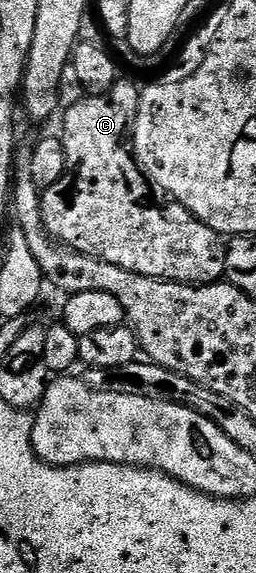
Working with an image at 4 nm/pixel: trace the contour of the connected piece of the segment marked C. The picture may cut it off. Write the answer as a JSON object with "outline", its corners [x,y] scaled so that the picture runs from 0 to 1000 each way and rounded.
{"outline":[[[457,140],[426,162],[328,166],[250,197],[242,244],[258,264],[258,298],[227,319],[168,332],[156,346],[156,373],[172,405],[297,442],[375,449],[387,455],[477,466],[559,483],[602,483],[617,490],[691,490],[703,497],[840,497],[883,483],[883,445],[891,428],[879,415],[789,389],[715,358],[656,354],[637,365],[594,358],[578,346],[586,318],[531,284],[516,265],[516,230],[539,208],[547,185],[543,147]]]}

